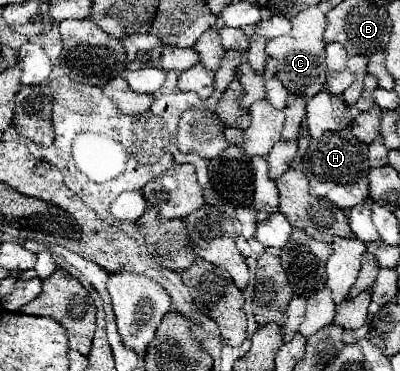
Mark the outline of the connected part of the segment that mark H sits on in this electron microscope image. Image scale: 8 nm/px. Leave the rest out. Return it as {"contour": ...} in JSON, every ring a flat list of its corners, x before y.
{"contour":[[349,129,325,133,323,137,311,141,301,167,309,179,309,191,313,197,323,197,333,201,341,209,351,209,353,205,363,203,369,197,369,157,367,145,361,143]]}

